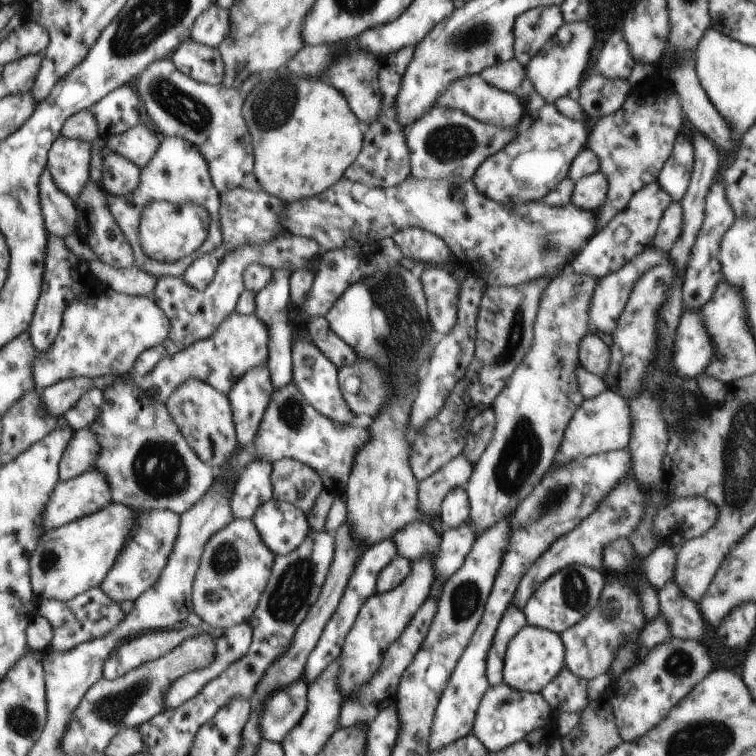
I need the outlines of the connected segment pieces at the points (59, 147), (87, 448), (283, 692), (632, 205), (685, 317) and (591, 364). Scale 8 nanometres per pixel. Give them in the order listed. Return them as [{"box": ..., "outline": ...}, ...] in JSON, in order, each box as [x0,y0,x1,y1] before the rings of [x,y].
[{"box":[48,135,91,203],"outline":[[[61,135],[51,146],[48,172],[52,174],[56,186],[60,186],[60,190],[64,190],[64,194],[68,194],[74,203],[88,182],[88,164],[91,160],[88,141]]]},{"box":[59,427,100,482],"outline":[[[89,427],[75,431],[72,446],[68,446],[68,454],[63,454],[59,462],[60,481],[68,482],[92,469],[96,462],[96,454],[100,450],[96,436]]]},{"box":[258,678,307,743],"outline":[[[303,678],[268,694],[258,718],[262,738],[280,743],[302,720],[307,710],[307,688]]]},{"box":[568,182,672,280],"outline":[[[658,182],[646,184],[629,199],[627,207],[619,212],[587,242],[587,245],[573,258],[568,269],[576,274],[592,276],[596,280],[612,274],[632,258],[636,258],[644,248],[648,248],[656,238],[658,225],[664,211],[672,203],[672,196],[666,194]]]},{"box":[672,310,714,380],"outline":[[[685,310],[676,328],[672,366],[682,380],[697,378],[714,360],[714,344],[698,310]]]},{"box":[579,333,611,377],"outline":[[[588,333],[579,346],[579,362],[588,372],[603,377],[611,360],[611,348],[594,333]]]}]

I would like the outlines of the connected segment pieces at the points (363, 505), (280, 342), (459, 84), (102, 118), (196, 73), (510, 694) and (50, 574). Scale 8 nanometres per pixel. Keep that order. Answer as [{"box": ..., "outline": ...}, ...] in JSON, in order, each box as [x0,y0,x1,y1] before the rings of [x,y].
[{"box":[307,260,433,546],"outline":[[[406,260],[392,270],[380,269],[372,276],[348,286],[348,290],[334,302],[325,316],[330,330],[352,347],[358,360],[372,360],[382,368],[392,396],[383,402],[382,410],[368,426],[370,442],[356,452],[344,492],[334,496],[324,489],[307,513],[312,531],[334,533],[340,525],[348,522],[352,538],[358,544],[369,546],[390,539],[410,522],[424,521],[417,507],[419,481],[409,465],[412,444],[408,422],[418,390],[416,378],[421,379],[432,358],[433,348],[428,344],[432,324],[426,316],[428,306],[419,272]]]},{"box":[254,268,294,390],"outline":[[[278,268],[278,270],[272,269],[272,282],[266,284],[266,288],[255,293],[256,308],[254,314],[266,326],[268,326],[268,364],[267,369],[270,372],[270,380],[272,380],[272,386],[275,390],[278,388],[284,388],[288,386],[290,382],[293,382],[293,368],[292,368],[292,341],[294,327],[289,319],[289,306],[291,296],[289,293],[289,280],[290,280],[290,268]]]},{"box":[438,74,525,128],"outline":[[[481,74],[466,76],[466,78],[460,78],[460,80],[452,82],[438,96],[438,102],[447,103],[448,106],[457,108],[468,114],[468,116],[484,122],[484,124],[502,126],[502,128],[514,127],[516,124],[519,124],[525,114],[523,102],[517,94],[500,90],[500,88],[484,82]]]},{"box":[89,85,140,140],"outline":[[[134,85],[120,86],[89,110],[99,123],[100,138],[106,140],[109,136],[134,128],[140,122],[140,97]]]},{"box":[171,38,225,85],"outline":[[[190,38],[172,54],[171,59],[196,82],[222,85],[225,68],[218,48],[202,45]]]},{"box":[473,684,554,754],"outline":[[[507,684],[489,687],[476,711],[473,733],[486,746],[488,753],[495,754],[511,744],[524,740],[530,732],[546,727],[554,719],[551,706],[541,693],[520,692]]]},{"box":[30,503,136,602],"outline":[[[120,503],[108,504],[104,510],[96,514],[83,516],[78,520],[47,530],[39,542],[38,548],[31,557],[30,575],[31,587],[38,597],[48,600],[68,602],[79,599],[80,595],[91,588],[100,587],[108,572],[115,566],[116,558],[127,545],[128,536],[132,533],[132,526],[136,524],[136,509]]]}]

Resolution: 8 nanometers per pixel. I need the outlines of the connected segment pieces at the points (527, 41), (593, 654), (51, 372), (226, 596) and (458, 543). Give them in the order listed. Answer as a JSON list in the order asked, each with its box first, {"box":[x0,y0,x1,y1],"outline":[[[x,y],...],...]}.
[{"box":[513,6,564,68],"outline":[[[558,6],[536,7],[519,14],[513,28],[513,58],[526,68],[532,56],[542,50],[544,43],[548,42],[564,23],[561,7]]]},{"box":[562,580,646,681],"outline":[[[612,580],[610,584],[604,585],[596,608],[572,628],[562,632],[566,668],[586,681],[608,673],[618,650],[626,642],[626,636],[639,632],[645,625],[644,622],[646,622],[646,616],[642,612],[642,602],[636,590],[624,580]]]},{"box":[35,288,171,390],"outline":[[[102,288],[96,292],[82,291],[72,304],[72,310],[63,314],[64,330],[60,331],[60,342],[56,342],[56,350],[52,354],[40,354],[35,359],[35,386],[41,390],[54,386],[57,382],[72,378],[98,378],[108,374],[112,376],[130,376],[135,362],[148,349],[162,344],[171,332],[171,319],[164,314],[160,306],[156,306],[150,297],[128,295]]]},{"box":[196,519,275,628],"outline":[[[234,519],[206,542],[196,572],[196,610],[214,628],[230,628],[251,620],[274,564],[275,554],[262,542],[251,519]]]},{"box":[434,521,476,584],"outline":[[[470,521],[452,530],[445,529],[444,534],[441,534],[438,552],[434,559],[434,570],[442,584],[446,584],[448,578],[464,564],[475,540],[476,532]]]}]

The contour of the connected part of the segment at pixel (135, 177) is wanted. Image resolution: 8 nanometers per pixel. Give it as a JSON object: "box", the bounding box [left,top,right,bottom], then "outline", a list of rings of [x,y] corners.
{"box":[101,152,142,196],"outline":[[[108,152],[103,157],[103,174],[101,182],[103,189],[112,196],[128,196],[138,188],[142,168],[136,166],[131,159],[124,155]]]}

